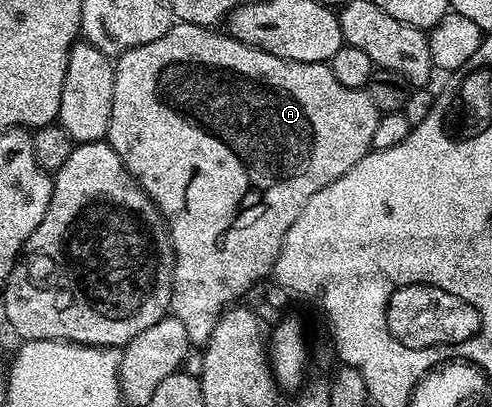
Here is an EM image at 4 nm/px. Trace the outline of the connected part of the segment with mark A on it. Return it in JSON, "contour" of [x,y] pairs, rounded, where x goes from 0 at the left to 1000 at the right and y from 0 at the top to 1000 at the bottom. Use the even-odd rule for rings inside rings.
{"contour":[[[354,57],[339,81],[325,86],[311,106],[293,106],[274,120],[258,120],[238,143],[232,160],[232,221],[228,224],[228,292],[215,324],[213,344],[244,381],[256,418],[280,445],[280,457],[313,494],[313,506],[329,523],[329,538],[346,575],[346,602],[354,609],[354,673],[346,725],[346,769],[366,784],[374,813],[382,813],[388,850],[417,850],[431,823],[439,794],[478,747],[482,735],[498,732],[502,710],[524,690],[539,690],[557,668],[557,649],[565,644],[569,607],[577,597],[577,577],[585,577],[585,558],[602,548],[610,518],[618,518],[618,499],[642,479],[642,469],[659,469],[667,450],[691,440],[744,376],[754,373],[756,332],[764,324],[764,302],[772,285],[764,253],[746,233],[742,219],[699,214],[699,204],[675,184],[663,155],[602,155],[593,145],[569,145],[561,135],[545,135],[545,125],[514,120],[508,111],[488,106],[478,91],[457,79],[415,61],[380,61]]]}

